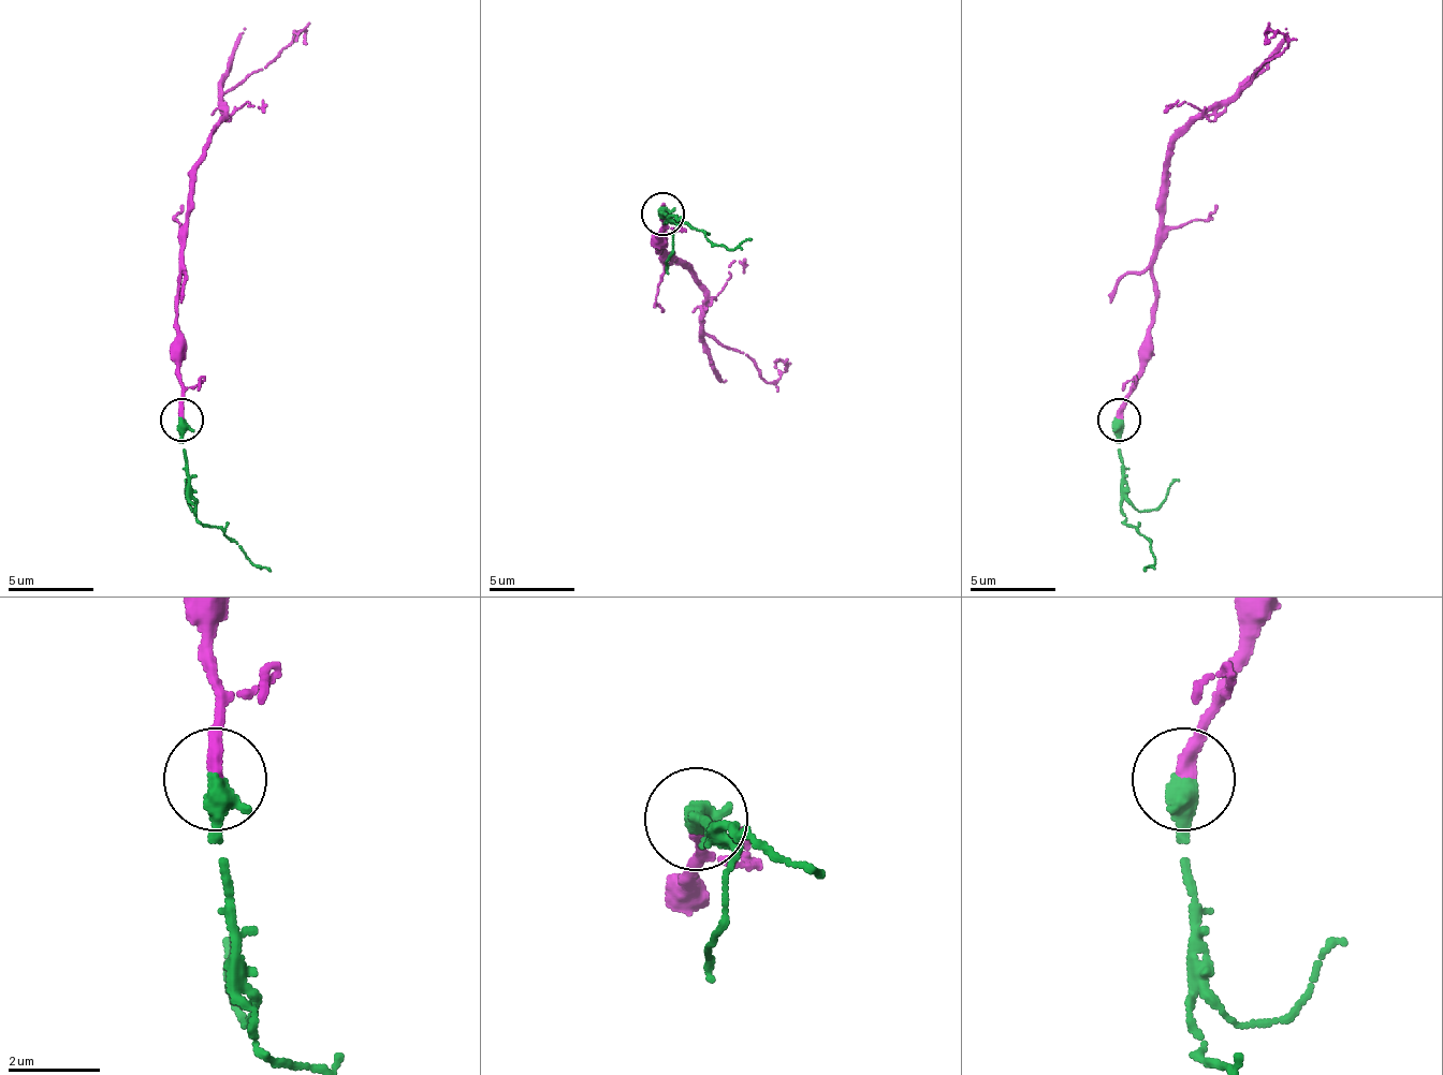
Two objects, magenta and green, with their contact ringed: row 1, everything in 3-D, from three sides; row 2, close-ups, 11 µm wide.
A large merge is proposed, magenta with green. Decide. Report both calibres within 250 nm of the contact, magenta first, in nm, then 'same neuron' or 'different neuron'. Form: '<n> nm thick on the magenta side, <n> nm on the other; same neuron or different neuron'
280 nm thick on the magenta side, 500 nm on the other; same neuron

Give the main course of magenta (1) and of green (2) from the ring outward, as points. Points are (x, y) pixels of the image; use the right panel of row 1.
1: (1118, 418), (1156, 298), (1165, 165), (1199, 118), (1234, 101), (1290, 45), (1281, 32), (1264, 41)
2: (1118, 418), (1122, 517), (1148, 539), (1156, 560), (1143, 573)

